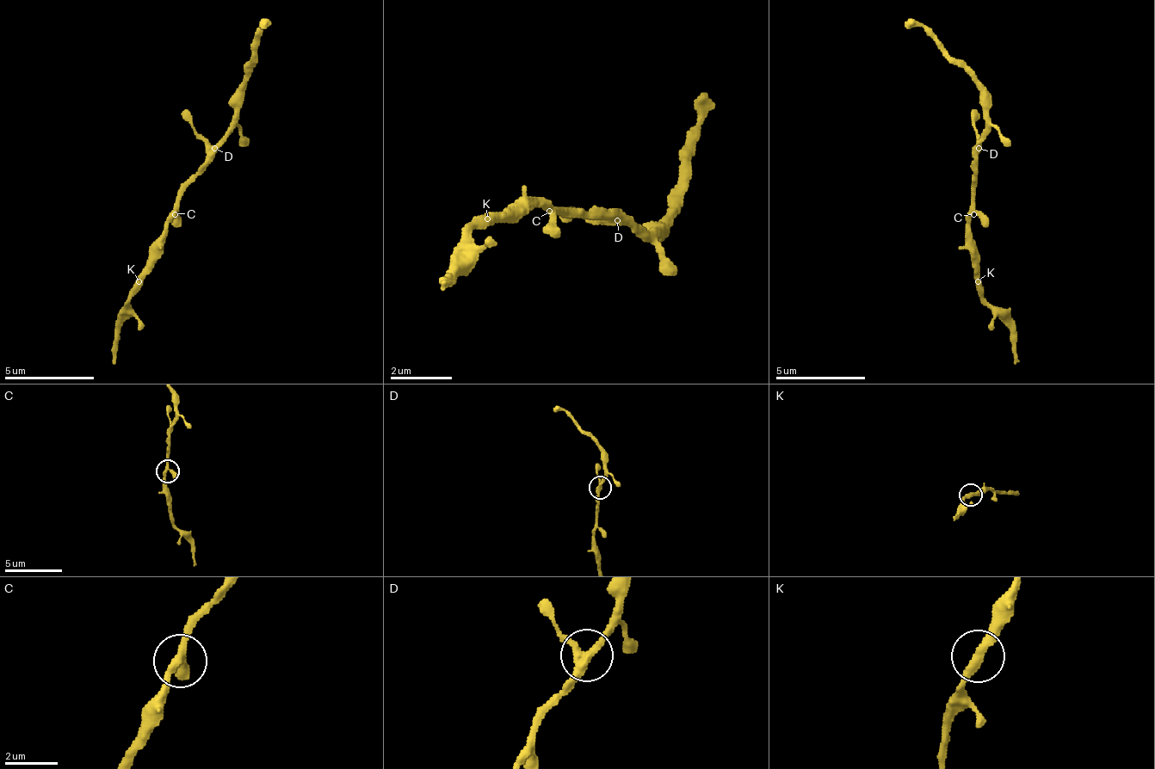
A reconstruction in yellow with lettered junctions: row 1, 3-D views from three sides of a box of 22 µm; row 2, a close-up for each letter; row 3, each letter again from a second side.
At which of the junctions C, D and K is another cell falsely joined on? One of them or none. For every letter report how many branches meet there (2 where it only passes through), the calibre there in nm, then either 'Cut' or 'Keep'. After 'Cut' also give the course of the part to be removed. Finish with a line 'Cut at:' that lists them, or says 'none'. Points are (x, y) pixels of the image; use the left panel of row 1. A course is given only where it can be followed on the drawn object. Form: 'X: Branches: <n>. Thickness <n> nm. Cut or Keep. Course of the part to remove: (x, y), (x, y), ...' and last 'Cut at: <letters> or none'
C: Branches: 3. Thickness 260 nm. Keep
D: Branches: 3. Thickness 280 nm. Keep
K: Branches: 2. Thickness 340 nm. Keep
Cut at: none

